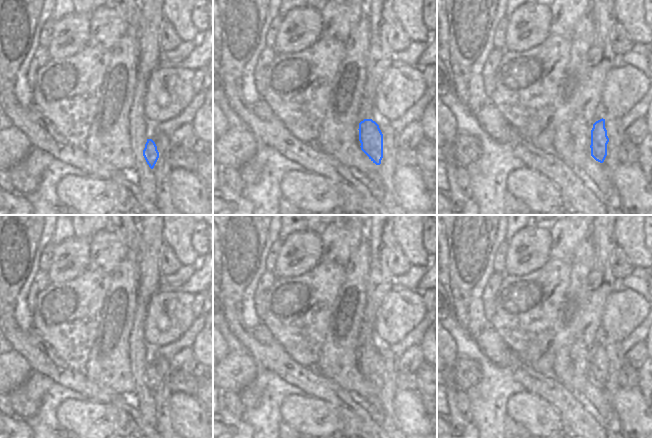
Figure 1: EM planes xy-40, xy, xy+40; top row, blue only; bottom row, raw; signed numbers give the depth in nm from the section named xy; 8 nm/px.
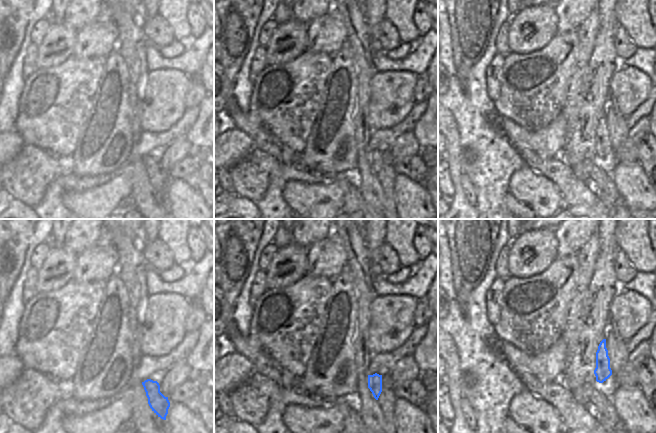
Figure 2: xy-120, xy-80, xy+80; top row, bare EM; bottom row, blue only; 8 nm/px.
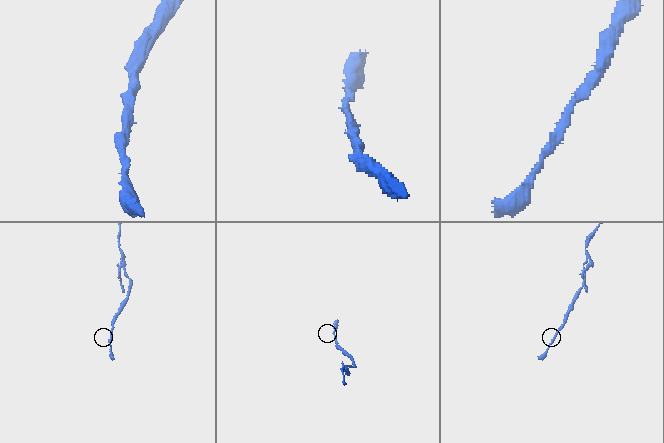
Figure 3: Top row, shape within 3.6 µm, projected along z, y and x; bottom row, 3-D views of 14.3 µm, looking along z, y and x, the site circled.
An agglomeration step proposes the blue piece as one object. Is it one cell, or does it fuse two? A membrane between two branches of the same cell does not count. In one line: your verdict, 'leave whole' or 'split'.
split

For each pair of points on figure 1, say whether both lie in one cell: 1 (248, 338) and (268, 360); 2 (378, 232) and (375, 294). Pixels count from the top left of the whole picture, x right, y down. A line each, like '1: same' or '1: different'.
1: same
2: same

